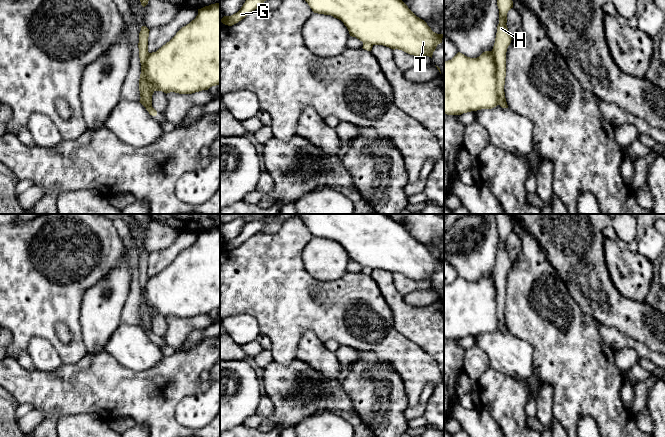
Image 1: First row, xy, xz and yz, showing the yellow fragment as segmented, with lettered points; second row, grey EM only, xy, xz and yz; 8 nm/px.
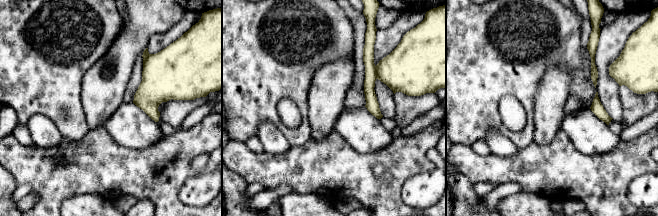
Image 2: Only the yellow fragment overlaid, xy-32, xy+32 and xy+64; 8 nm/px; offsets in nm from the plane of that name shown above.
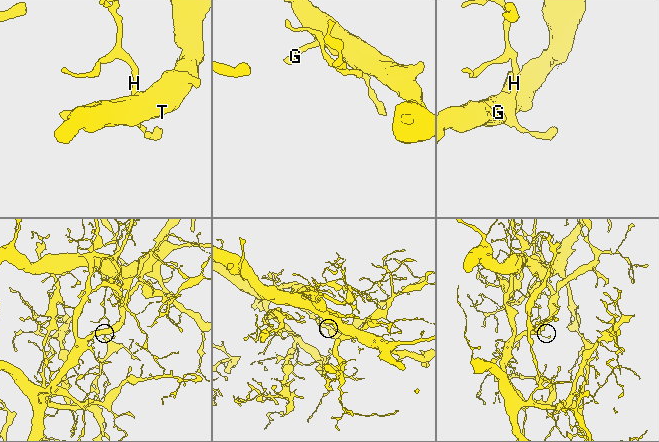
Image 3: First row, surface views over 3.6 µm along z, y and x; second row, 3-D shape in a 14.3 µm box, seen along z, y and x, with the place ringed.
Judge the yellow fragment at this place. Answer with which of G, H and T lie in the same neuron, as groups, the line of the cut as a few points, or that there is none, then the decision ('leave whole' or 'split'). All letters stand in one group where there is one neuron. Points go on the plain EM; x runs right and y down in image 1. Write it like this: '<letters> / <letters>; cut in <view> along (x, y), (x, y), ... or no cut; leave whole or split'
G T / H; cut in yz along (491, 275), (496, 291), (496, 320), (498, 328); split

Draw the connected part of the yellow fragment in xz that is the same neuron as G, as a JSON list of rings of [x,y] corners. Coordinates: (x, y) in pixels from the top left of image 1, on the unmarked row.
[[[278,214],[274,217],[247,222],[241,233],[231,239],[224,240],[221,246],[232,250],[262,228],[276,220],[291,218],[301,219],[314,237],[331,239],[341,244],[347,251],[350,260],[363,267],[383,269],[393,274],[402,274],[414,280],[429,280],[432,282],[438,268],[442,267],[444,258],[437,258],[427,247],[417,241],[398,221],[387,214]]]

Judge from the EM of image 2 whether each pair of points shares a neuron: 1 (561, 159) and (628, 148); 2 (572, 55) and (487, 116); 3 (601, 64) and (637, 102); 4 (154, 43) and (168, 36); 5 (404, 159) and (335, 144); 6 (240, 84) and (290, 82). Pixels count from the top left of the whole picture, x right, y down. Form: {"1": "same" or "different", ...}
{"1": "same", "2": "same", "3": "different", "4": "same", "5": "same", "6": "same"}

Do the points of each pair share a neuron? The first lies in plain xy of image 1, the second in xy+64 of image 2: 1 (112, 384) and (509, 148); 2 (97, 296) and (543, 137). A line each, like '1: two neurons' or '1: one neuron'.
1: two neurons
2: one neuron

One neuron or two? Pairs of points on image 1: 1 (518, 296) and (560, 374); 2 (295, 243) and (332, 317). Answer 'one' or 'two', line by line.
1: one
2: one

